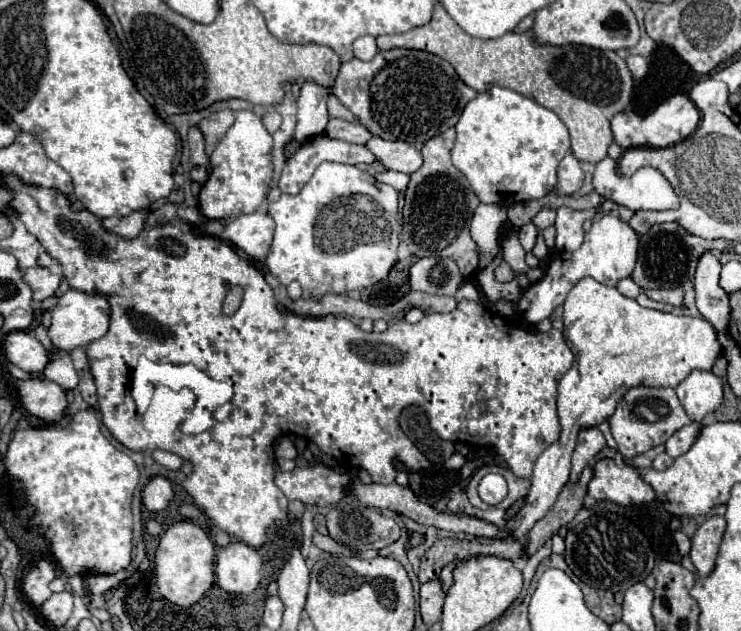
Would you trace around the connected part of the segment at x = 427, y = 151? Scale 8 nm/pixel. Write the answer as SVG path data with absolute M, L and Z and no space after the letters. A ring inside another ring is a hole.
M454 128L438 134L436 138L430 138L422 146L422 158L424 164L420 170L416 170L410 176L410 184L406 188L404 196L404 222L400 238L408 244L410 252L414 256L442 256L452 258L464 280L468 280L476 272L476 262L480 258L478 246L470 238L470 220L480 204L474 190L468 186L468 180L464 174L460 174L452 162L450 152L456 140Z

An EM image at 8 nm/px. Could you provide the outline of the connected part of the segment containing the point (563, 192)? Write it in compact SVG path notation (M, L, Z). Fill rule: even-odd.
M572 154L564 156L564 160L558 166L558 182L554 186L554 192L560 196L570 196L580 190L582 182L584 182L584 172L580 168L580 162Z

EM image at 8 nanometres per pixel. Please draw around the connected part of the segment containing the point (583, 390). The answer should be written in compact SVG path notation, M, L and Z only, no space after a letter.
M594 278L580 280L568 294L564 302L564 338L574 352L574 364L572 368L562 376L558 384L558 418L560 418L560 438L550 444L540 458L536 460L534 474L532 474L532 486L524 498L522 508L516 512L514 518L506 522L506 532L510 538L520 540L528 534L528 530L546 516L546 512L556 502L560 490L566 486L570 476L570 458L576 446L578 432L582 428L592 428L608 420L612 412L616 410L618 400L634 386L678 386L692 370L706 370L710 372L716 358L722 352L722 346L718 342L718 334L714 326L704 318L684 316L684 314L672 314L672 312L660 312L652 308L642 308L634 298L624 296L614 286L598 284Z

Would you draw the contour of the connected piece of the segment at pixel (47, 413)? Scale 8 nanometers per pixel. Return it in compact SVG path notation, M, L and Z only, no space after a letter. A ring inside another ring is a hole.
M30 378L16 384L22 406L44 422L60 422L68 406L66 392L48 378Z

